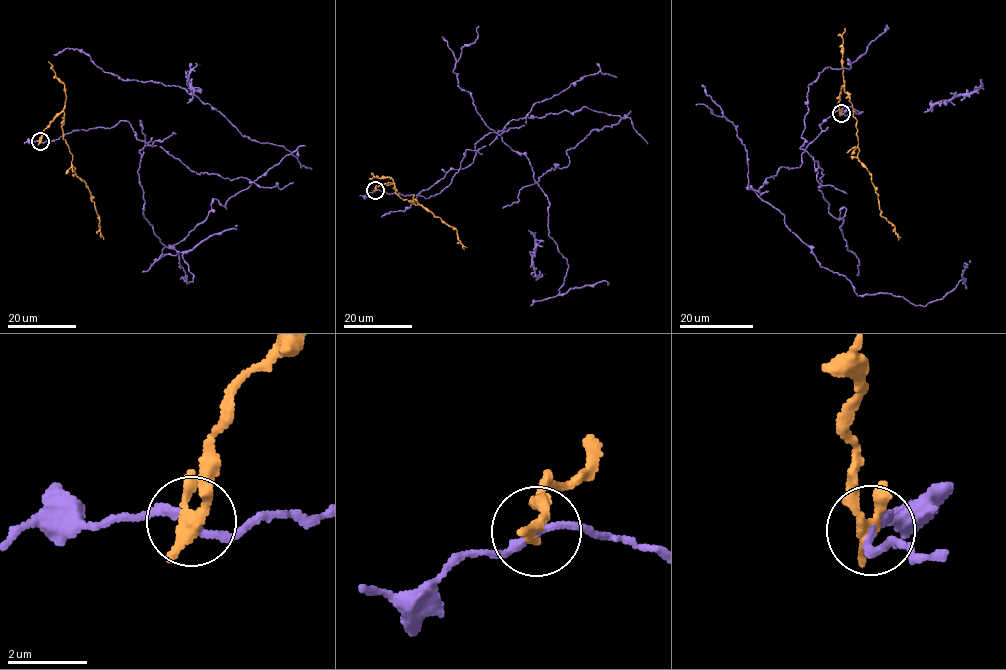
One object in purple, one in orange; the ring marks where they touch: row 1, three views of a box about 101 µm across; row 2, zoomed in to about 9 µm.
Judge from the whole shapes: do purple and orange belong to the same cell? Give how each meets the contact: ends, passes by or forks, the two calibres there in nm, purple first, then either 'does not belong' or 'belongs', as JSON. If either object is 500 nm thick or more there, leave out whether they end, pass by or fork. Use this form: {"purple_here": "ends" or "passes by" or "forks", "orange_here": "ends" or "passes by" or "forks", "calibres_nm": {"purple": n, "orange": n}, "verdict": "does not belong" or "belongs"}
{"purple_here": "passes by", "orange_here": "passes by", "calibres_nm": {"purple": 170, "orange": 280}, "verdict": "does not belong"}

